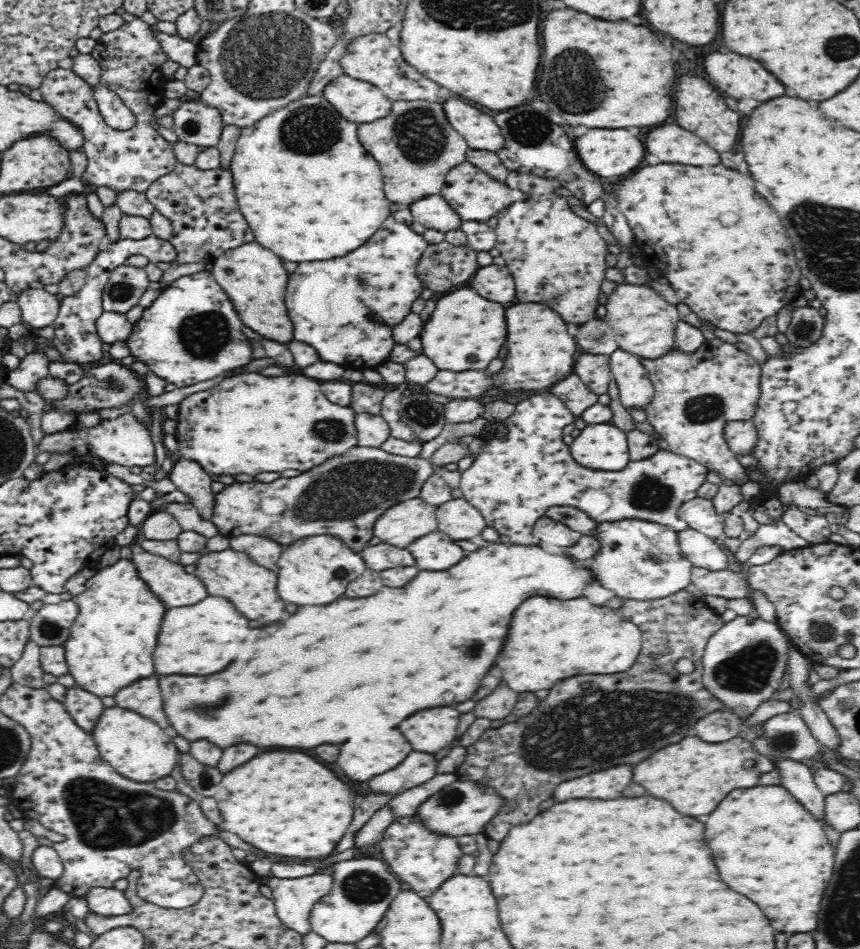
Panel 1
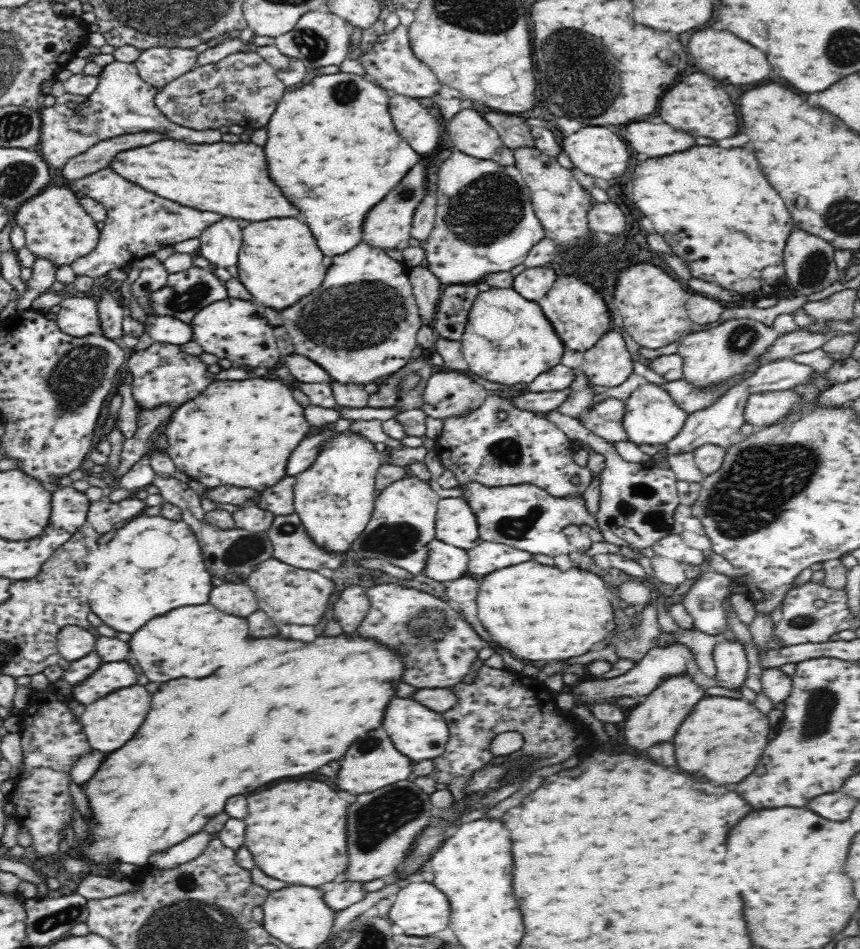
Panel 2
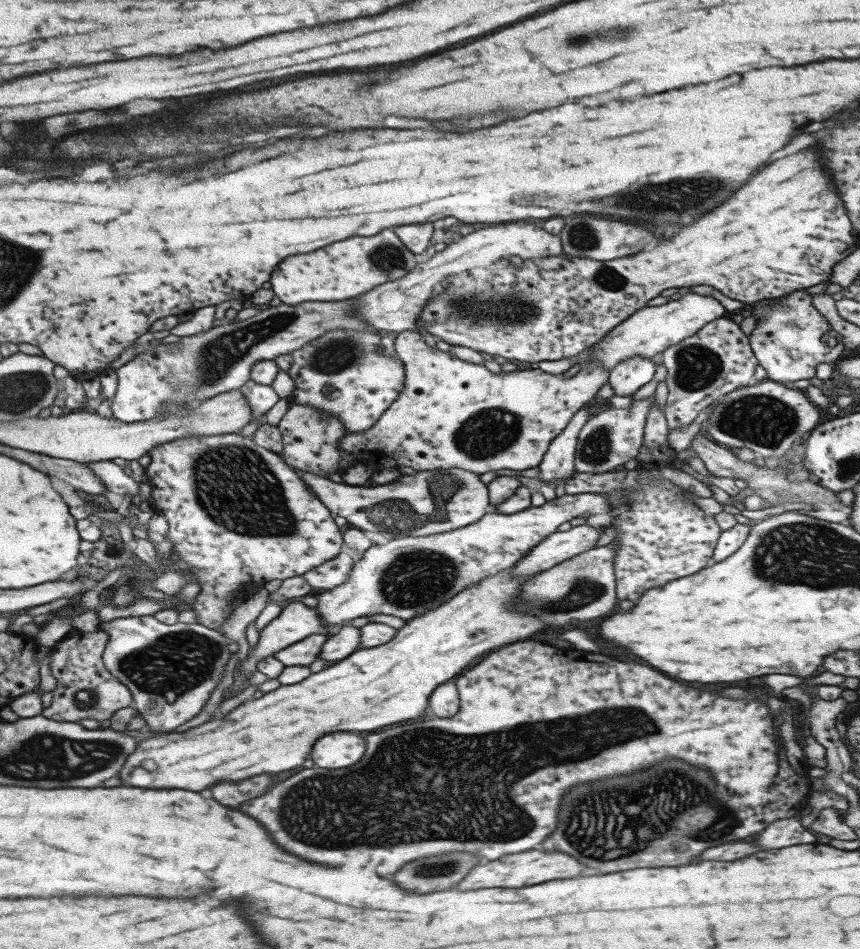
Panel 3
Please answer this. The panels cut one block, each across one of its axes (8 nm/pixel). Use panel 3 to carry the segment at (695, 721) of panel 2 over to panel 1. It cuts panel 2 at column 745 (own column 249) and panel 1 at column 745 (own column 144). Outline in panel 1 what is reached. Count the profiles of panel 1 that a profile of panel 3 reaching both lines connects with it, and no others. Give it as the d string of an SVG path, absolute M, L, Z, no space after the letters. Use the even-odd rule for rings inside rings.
M688 736L642 760L634 768L634 782L644 786L652 796L668 800L682 814L702 816L702 814L710 814L728 792L736 788L756 786L760 782L762 773L772 772L774 768L772 761L758 754L752 742L748 740L732 738L728 742L712 744L696 736ZM750 762L754 762L752 768L758 770L760 774L746 774L750 770L748 768Z

